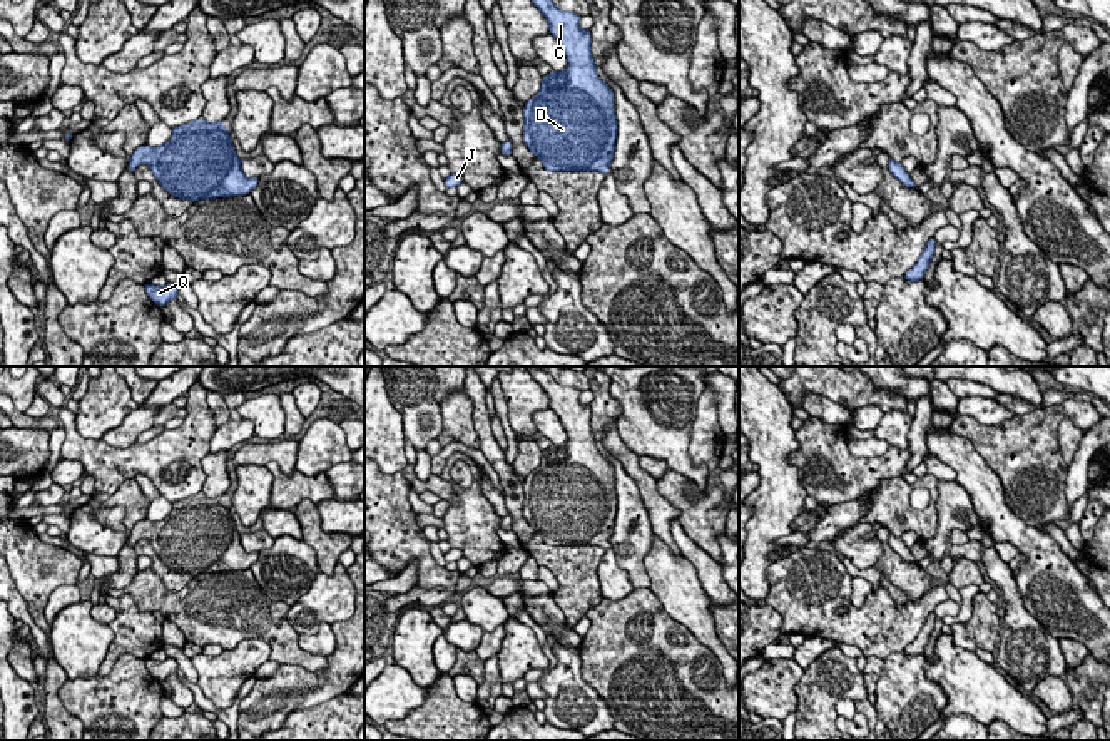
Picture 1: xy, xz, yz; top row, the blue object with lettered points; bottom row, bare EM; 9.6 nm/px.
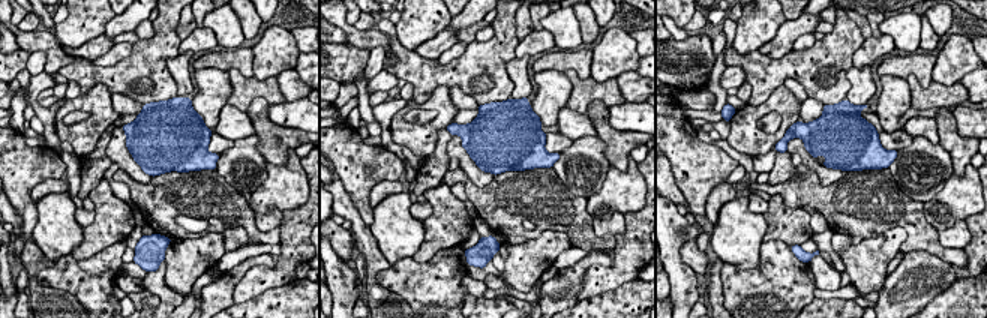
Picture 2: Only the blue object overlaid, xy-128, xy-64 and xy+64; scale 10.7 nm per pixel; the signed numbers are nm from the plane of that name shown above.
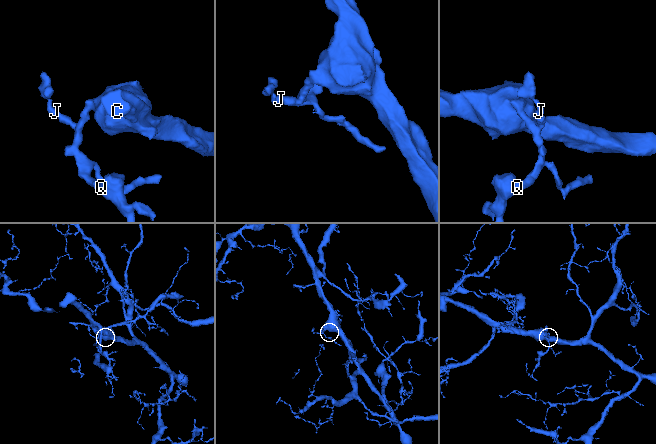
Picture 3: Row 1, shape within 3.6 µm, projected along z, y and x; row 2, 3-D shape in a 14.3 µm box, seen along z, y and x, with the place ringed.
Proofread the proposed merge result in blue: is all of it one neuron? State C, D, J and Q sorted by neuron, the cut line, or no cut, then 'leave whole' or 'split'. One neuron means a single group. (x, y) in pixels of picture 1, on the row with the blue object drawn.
C D J Q | no cut | leave whole

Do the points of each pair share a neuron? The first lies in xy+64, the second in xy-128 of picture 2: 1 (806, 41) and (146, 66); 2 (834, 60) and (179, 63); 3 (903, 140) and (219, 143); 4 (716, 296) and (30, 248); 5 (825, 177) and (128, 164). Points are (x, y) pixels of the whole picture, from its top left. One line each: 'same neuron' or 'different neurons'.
1: different neurons
2: different neurons
3: same neuron
4: same neuron
5: same neuron

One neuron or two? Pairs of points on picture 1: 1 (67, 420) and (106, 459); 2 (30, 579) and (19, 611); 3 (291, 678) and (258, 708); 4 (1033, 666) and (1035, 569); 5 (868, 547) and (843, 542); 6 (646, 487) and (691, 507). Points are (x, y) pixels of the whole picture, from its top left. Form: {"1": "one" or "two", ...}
{"1": "one", "2": "two", "3": "one", "4": "two", "5": "one", "6": "two"}

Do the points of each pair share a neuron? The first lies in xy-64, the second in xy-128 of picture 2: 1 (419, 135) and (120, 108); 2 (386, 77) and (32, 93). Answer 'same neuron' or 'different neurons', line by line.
1: different neurons
2: same neuron

